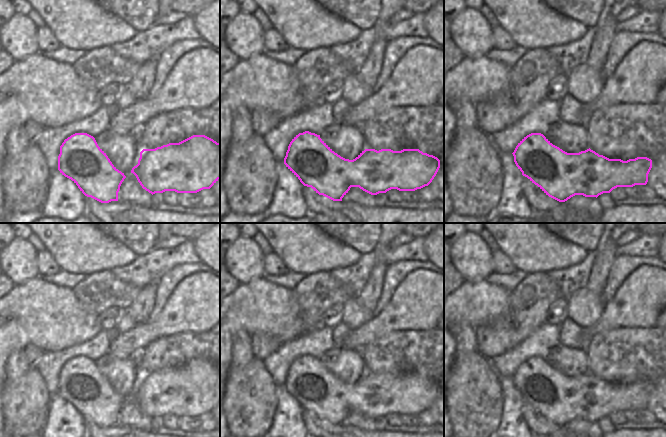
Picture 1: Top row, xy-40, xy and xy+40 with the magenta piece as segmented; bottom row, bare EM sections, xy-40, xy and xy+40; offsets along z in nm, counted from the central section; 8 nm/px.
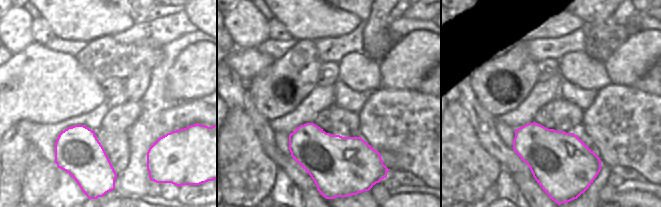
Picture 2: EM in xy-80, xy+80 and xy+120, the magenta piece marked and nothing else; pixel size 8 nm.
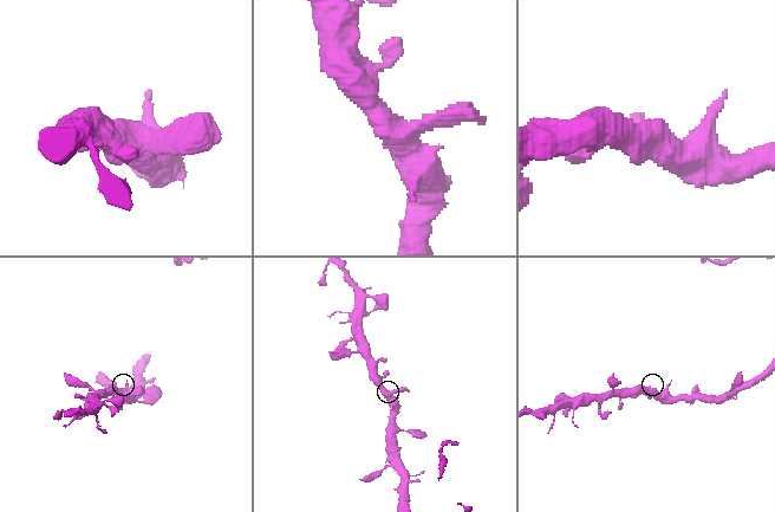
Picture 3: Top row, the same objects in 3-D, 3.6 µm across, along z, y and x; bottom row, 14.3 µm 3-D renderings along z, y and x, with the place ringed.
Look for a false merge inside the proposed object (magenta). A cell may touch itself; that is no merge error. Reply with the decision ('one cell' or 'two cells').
one cell

